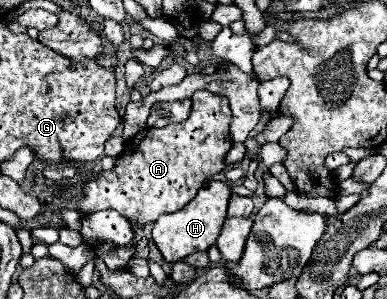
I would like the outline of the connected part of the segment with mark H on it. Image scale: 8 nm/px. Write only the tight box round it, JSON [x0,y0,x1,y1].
[152,180,232,262]

